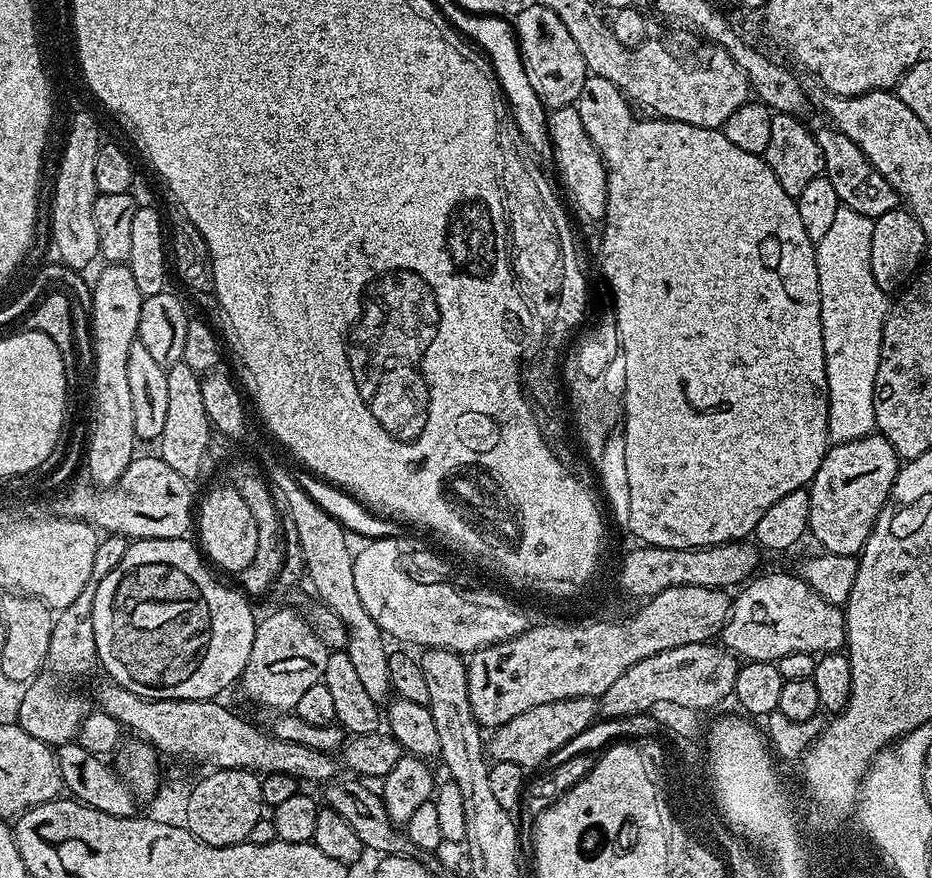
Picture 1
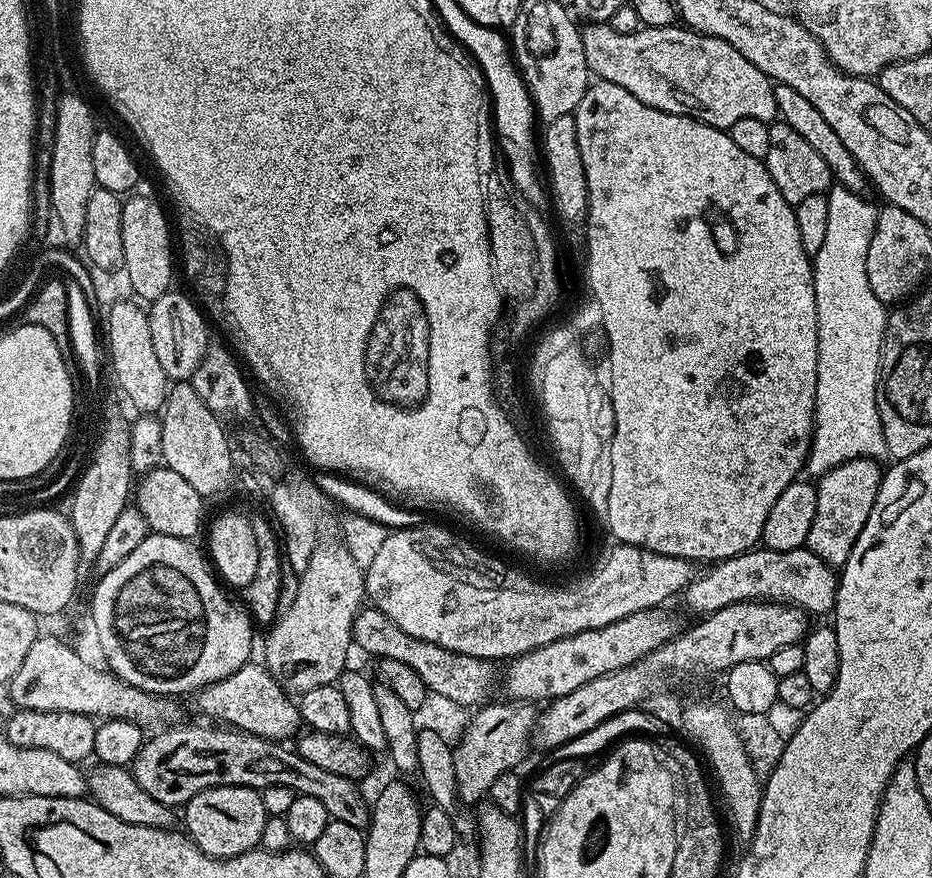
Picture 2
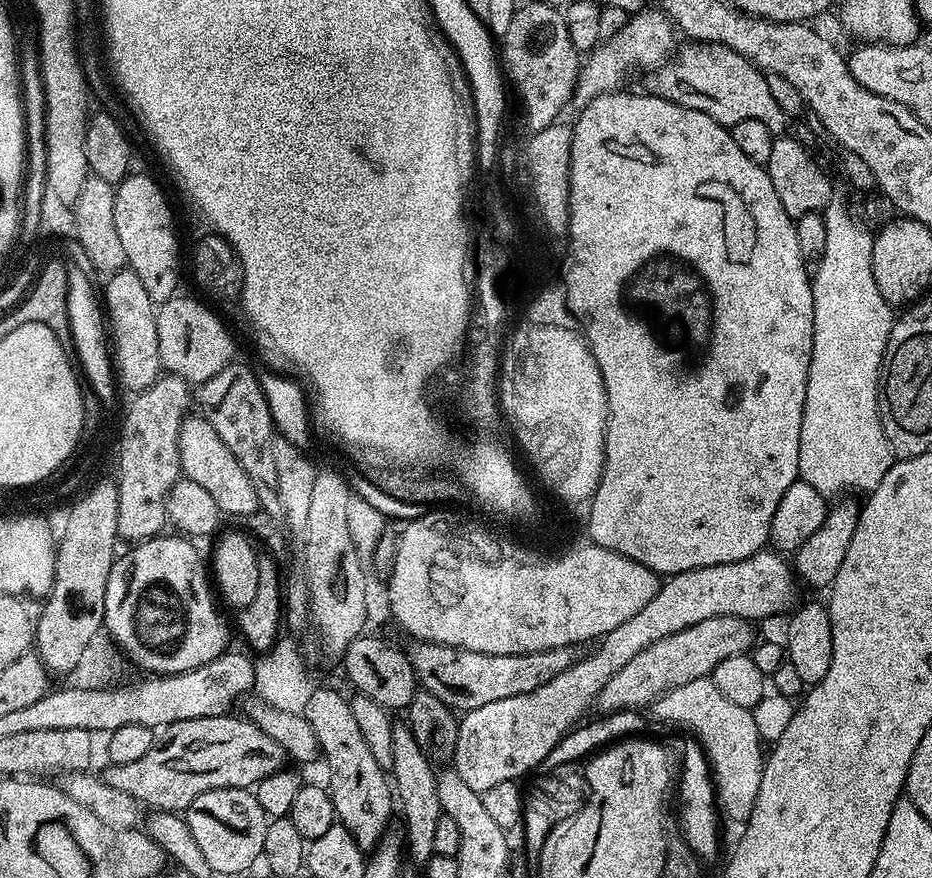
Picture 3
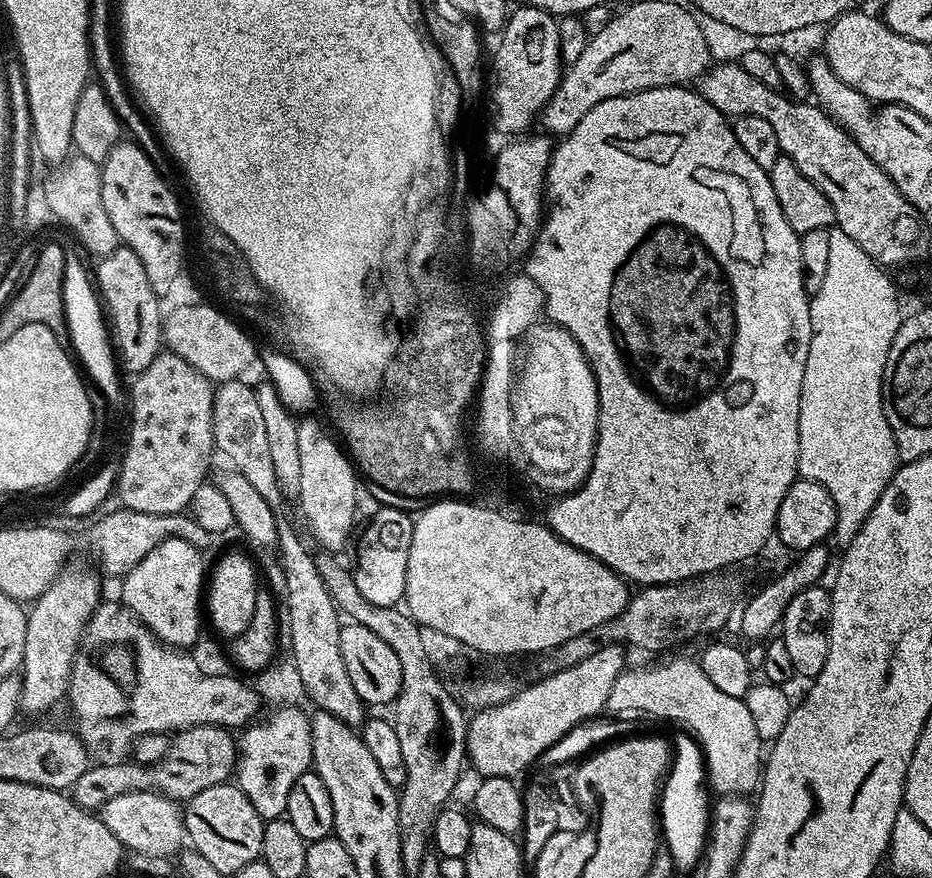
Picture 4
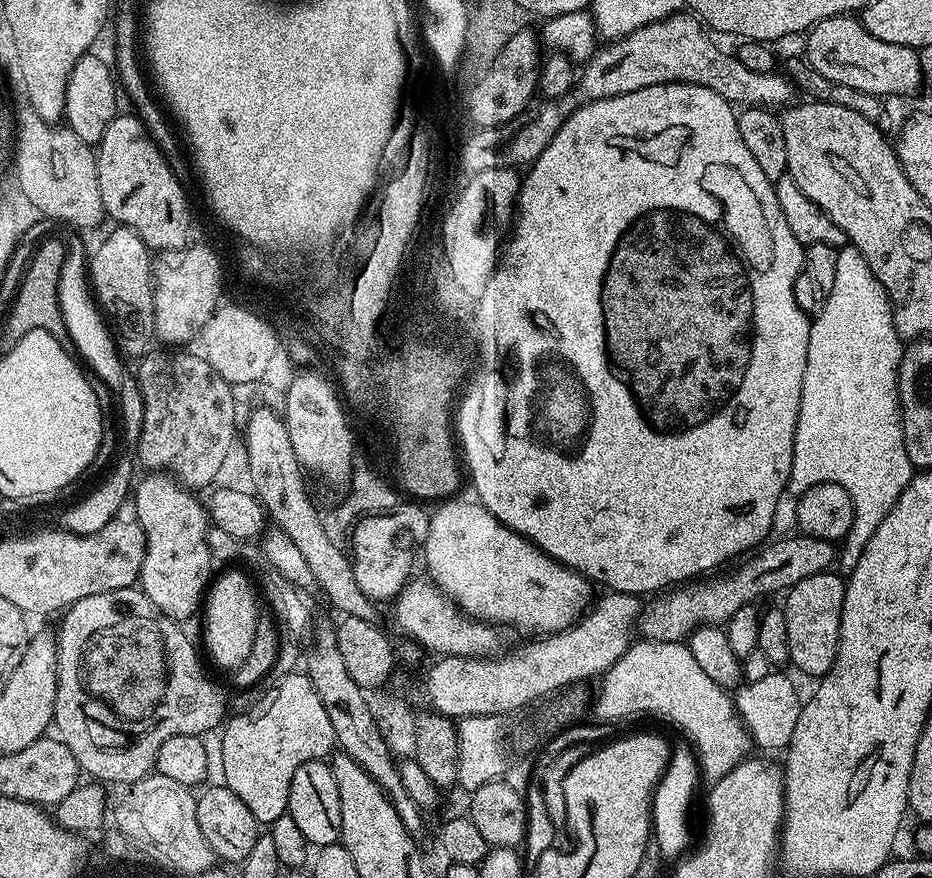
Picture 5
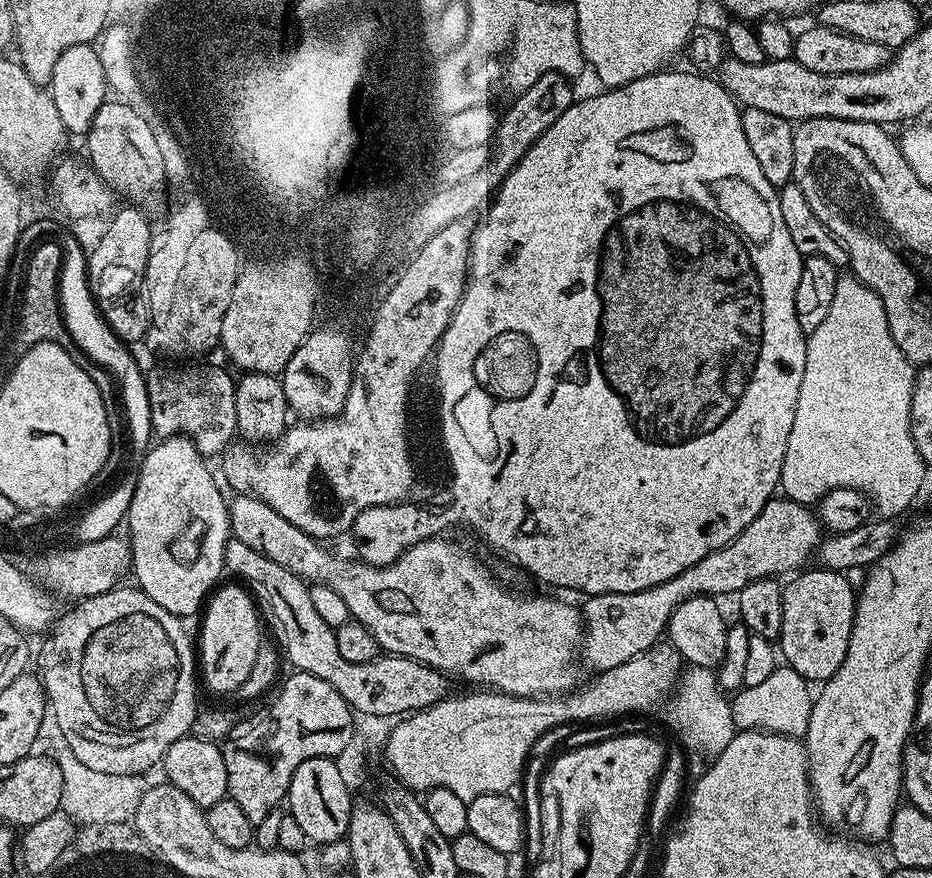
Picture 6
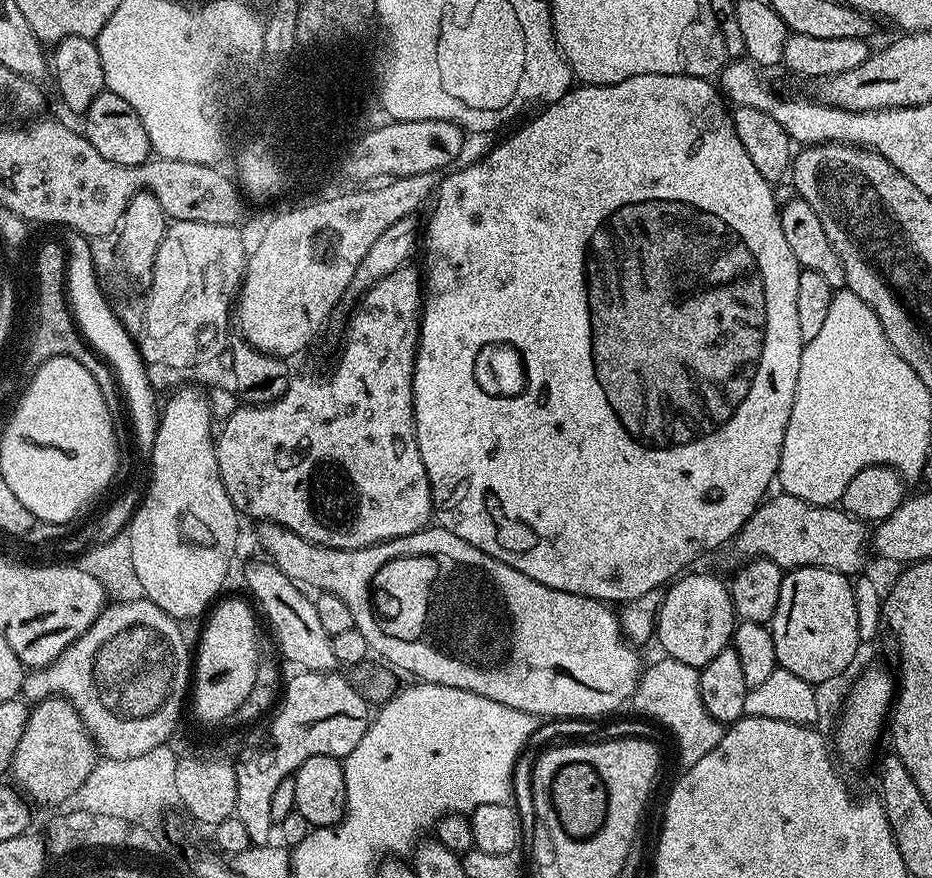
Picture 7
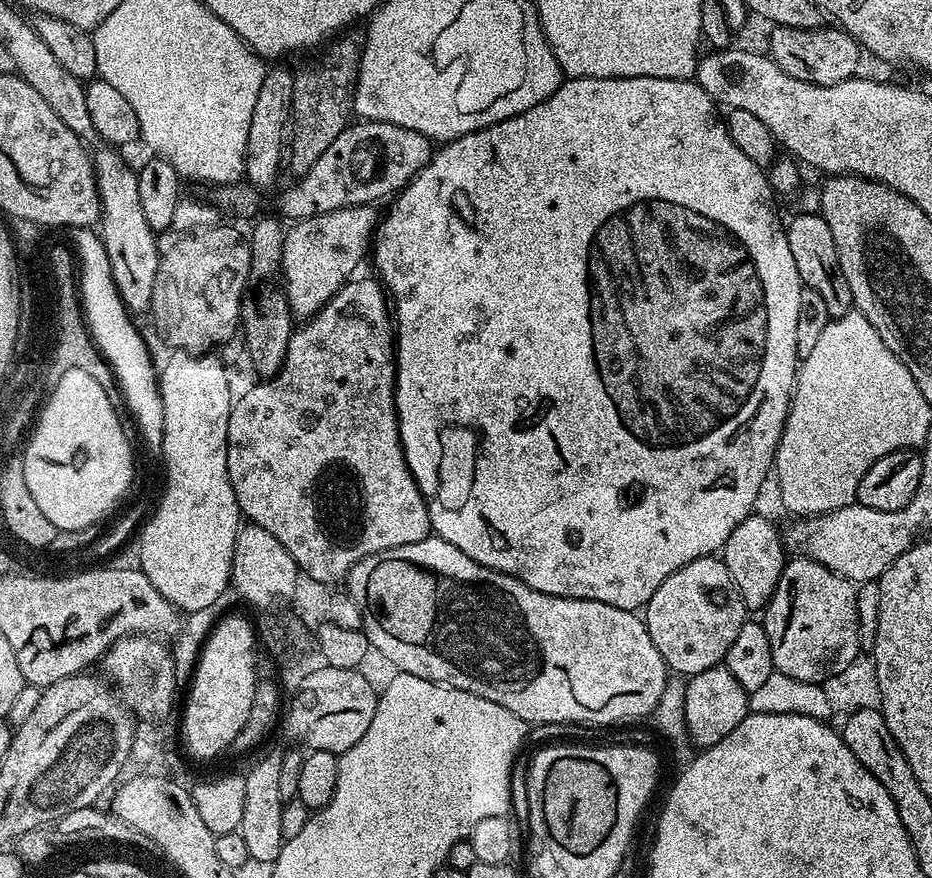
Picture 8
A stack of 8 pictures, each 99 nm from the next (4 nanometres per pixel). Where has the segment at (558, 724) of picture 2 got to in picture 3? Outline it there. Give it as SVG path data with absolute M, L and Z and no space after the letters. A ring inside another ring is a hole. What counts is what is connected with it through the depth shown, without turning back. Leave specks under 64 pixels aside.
M719 616L706 618L706 622L694 622L694 626L678 630L678 634L658 638L658 642L638 650L638 654L634 654L634 658L630 658L630 662L626 662L626 666L602 686L594 701L595 707L600 707L604 714L644 710L670 690L686 686L686 682L711 677L718 662L726 662L726 658L742 656L749 651L753 643L752 628L753 625L742 618Z

